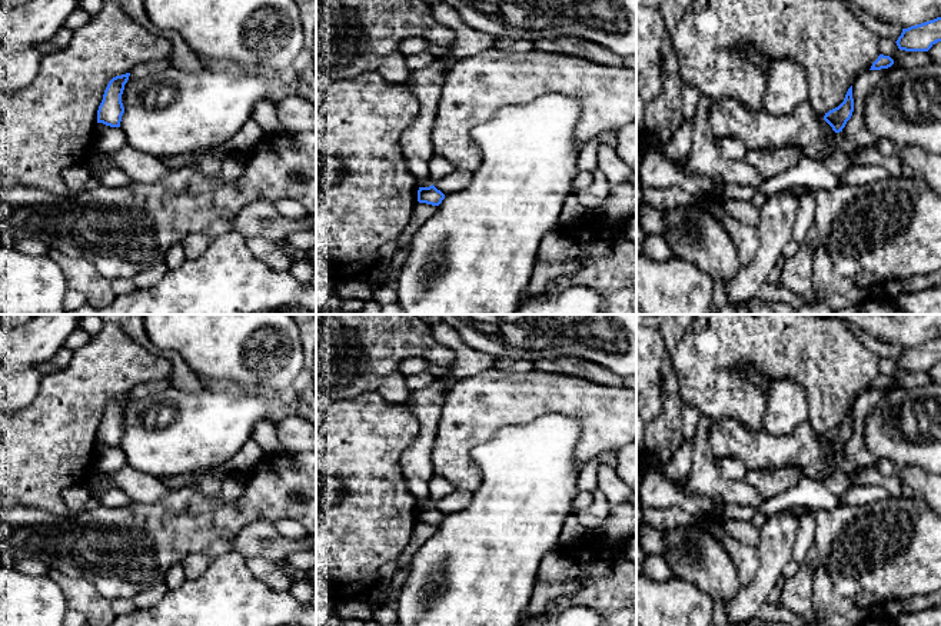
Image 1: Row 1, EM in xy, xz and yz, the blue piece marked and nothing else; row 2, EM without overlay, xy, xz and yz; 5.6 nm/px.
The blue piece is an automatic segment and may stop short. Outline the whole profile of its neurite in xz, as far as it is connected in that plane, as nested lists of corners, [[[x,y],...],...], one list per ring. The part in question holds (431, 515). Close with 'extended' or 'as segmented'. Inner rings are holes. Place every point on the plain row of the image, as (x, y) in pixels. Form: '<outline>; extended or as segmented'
[[[433,505],[429,507],[419,507],[418,510],[419,523],[439,526],[443,519],[445,519],[445,515],[440,510],[438,510]]]; as segmented

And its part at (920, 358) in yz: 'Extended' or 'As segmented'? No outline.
As segmented

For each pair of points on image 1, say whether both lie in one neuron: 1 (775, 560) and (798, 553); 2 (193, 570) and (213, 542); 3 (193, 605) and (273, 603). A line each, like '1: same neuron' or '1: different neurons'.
1: different neurons
2: different neurons
3: same neuron

